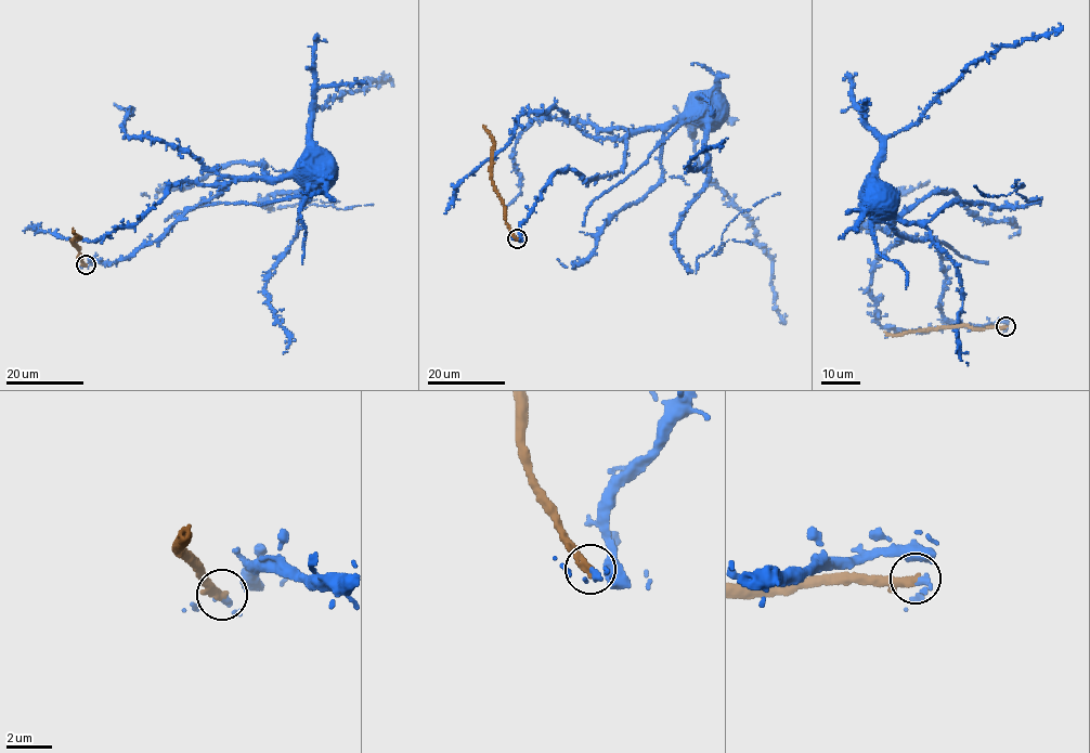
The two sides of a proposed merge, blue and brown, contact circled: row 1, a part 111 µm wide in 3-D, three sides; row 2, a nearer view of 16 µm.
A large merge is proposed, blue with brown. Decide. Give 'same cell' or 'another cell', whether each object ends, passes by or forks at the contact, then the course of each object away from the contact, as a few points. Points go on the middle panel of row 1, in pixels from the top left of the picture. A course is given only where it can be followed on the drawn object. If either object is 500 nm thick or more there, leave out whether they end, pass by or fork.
another cell; blue forks; brown ends; course blue (517, 239), (550, 176), (618, 172), (685, 117), (692, 272), (779, 193); course brown (517, 238), (506, 222), (502, 197), (492, 182), (491, 134), (482, 126)

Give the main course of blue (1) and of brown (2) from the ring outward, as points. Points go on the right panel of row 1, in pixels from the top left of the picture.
1: (1007, 326), (947, 322), (935, 243), (902, 236), (884, 212), (929, 221), (961, 200), (1041, 198), (974, 186)
2: (1006, 326), (936, 327), (891, 335), (884, 332)

